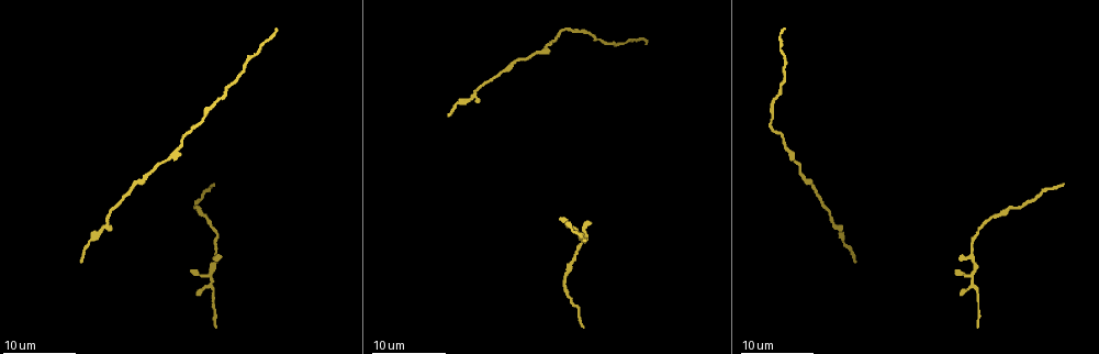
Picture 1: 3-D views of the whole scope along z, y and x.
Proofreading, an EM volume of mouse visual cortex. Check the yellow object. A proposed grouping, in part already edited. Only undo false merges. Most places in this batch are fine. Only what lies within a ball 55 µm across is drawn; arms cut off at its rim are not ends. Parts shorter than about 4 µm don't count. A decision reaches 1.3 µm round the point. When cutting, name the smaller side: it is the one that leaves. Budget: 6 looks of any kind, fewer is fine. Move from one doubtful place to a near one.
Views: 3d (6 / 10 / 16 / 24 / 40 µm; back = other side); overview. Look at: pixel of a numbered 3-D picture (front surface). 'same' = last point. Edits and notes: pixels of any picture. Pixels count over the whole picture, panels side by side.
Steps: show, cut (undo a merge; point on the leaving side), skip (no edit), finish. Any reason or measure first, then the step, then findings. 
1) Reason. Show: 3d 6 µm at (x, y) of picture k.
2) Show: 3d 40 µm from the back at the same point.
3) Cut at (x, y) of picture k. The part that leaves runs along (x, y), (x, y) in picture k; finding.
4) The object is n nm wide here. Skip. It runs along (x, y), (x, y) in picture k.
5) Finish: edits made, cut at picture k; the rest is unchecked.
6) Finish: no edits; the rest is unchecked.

Thick turns thin. Show: 3d 16 µm at (535, 54) of picture 1.

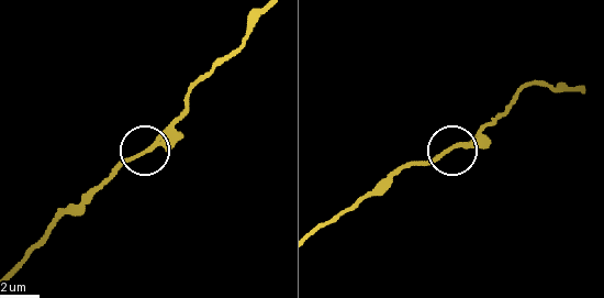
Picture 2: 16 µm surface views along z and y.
Show: 3d 6 µm at (145, 150) of picture 2.

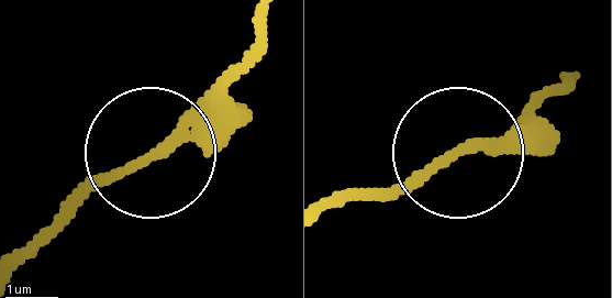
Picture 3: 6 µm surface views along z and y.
Skip. It runs along (19, 263), (264, 40) in picture 3; continuous, no second neuron.

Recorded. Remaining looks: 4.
Three arms meet. Show: 3d 24 µm at (832, 223) of picture 1.

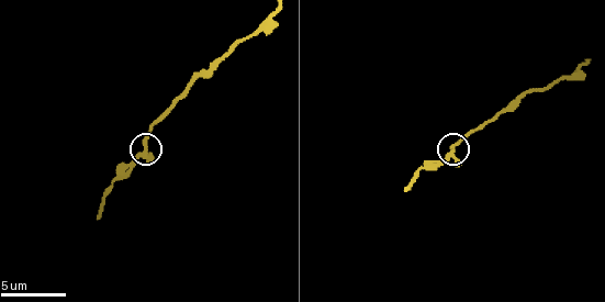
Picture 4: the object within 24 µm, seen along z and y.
Show: 3d 6 µm at (146, 143) of picture 4.

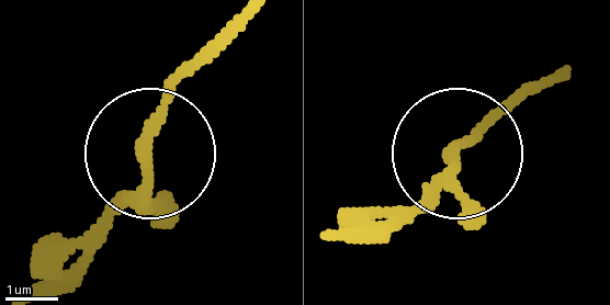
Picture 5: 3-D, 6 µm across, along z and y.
The object is 200 nm wide here. Skip. It runs along (180, 216), (155, 190), (155, 124), (202, 49) in picture 5; one neuron here.

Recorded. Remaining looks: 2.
A fork. Show: 3d 16 µm at (973, 273) of picture 1.

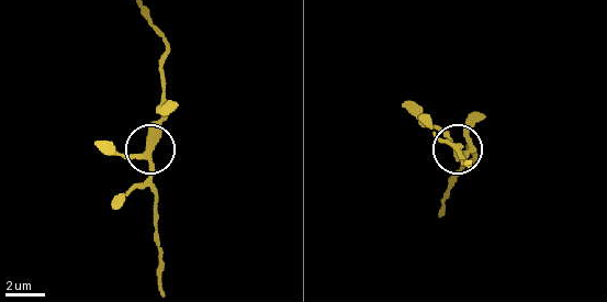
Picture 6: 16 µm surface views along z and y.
Closer look. Show: 3d 6 µm at (151, 158) of picture 6.

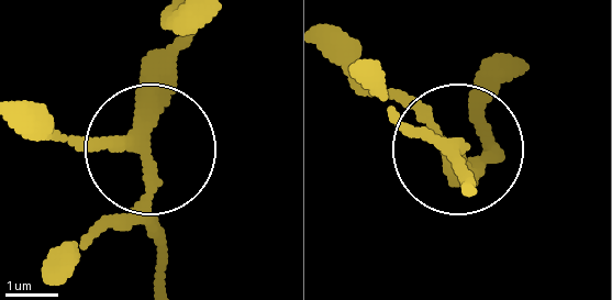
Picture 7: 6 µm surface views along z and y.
The side arm is 7 µm long; 3 arms meet here. Skip. All the same neuron.

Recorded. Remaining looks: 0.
Finish: no edits; the rest is unchecked.

